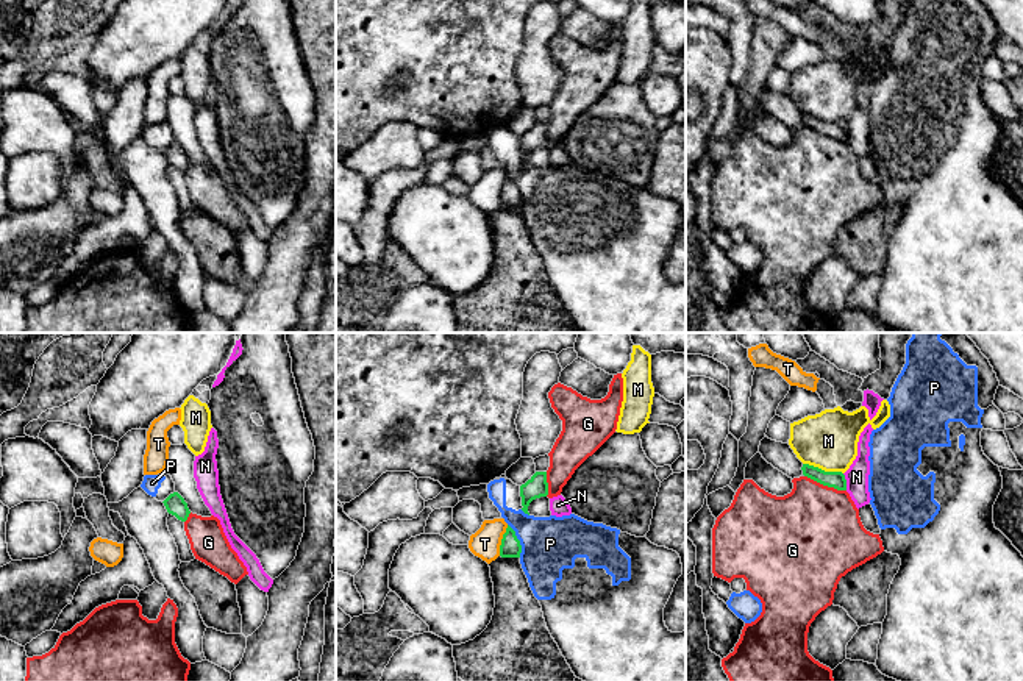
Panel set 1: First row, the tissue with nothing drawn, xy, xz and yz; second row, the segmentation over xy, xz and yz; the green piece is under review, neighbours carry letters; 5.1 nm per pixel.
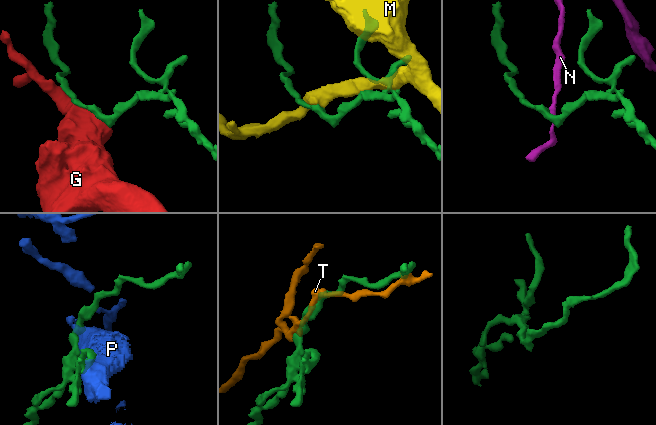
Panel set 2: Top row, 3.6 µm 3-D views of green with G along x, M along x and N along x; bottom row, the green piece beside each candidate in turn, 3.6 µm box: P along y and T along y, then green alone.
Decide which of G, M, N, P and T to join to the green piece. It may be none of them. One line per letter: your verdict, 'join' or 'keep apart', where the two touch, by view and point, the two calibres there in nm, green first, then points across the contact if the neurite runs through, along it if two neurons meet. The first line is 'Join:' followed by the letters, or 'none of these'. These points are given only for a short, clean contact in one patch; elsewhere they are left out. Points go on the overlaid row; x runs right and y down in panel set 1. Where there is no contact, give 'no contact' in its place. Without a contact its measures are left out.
Join: none of these
G: keep apart; meets green in yz at (825, 484); 90 nm thick on the green side, 480 nm on the other
M: keep apart; meets green in yz at (823, 470); 90 nm thick on the green side, 300 nm on the other
N: keep apart; meets green in yz at (845, 481); 90 nm thick on the green side, 120 nm on the other; border along yz (842, 474), (847, 489)
P: keep apart; meets green in xz at (519, 541); 100 nm thick on the green side, 280 nm on the other
T: keep apart; meets green in xz at (502, 541); 100 nm thick on the green side, 150 nm on the other

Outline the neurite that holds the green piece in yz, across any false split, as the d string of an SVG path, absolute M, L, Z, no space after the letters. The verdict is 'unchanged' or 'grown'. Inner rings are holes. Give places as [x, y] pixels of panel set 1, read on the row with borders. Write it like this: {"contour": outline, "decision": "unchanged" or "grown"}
{"contour": "M803 464L803 475L828 487L847 490L847 480L842 472L825 472L818 467Z", "decision": "unchanged"}

